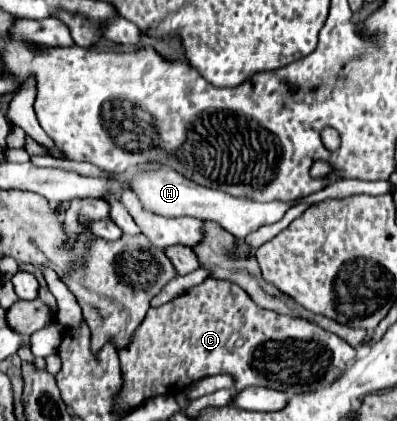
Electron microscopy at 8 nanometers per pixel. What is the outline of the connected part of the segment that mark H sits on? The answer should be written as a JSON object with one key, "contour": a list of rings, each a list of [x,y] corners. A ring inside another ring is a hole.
{"contour":[[[163,167],[159,171],[135,171],[131,175],[131,189],[139,195],[139,201],[147,209],[151,209],[151,211],[155,211],[159,215],[167,215],[167,217],[189,215],[189,217],[215,221],[223,229],[233,233],[237,239],[245,239],[249,233],[257,231],[261,225],[277,223],[279,219],[283,219],[287,209],[297,205],[297,201],[259,203],[259,201],[253,201],[253,199],[247,199],[247,197],[233,197],[229,193],[197,185],[197,183],[193,183],[187,177],[183,177],[181,173],[177,173],[171,167]]]}

